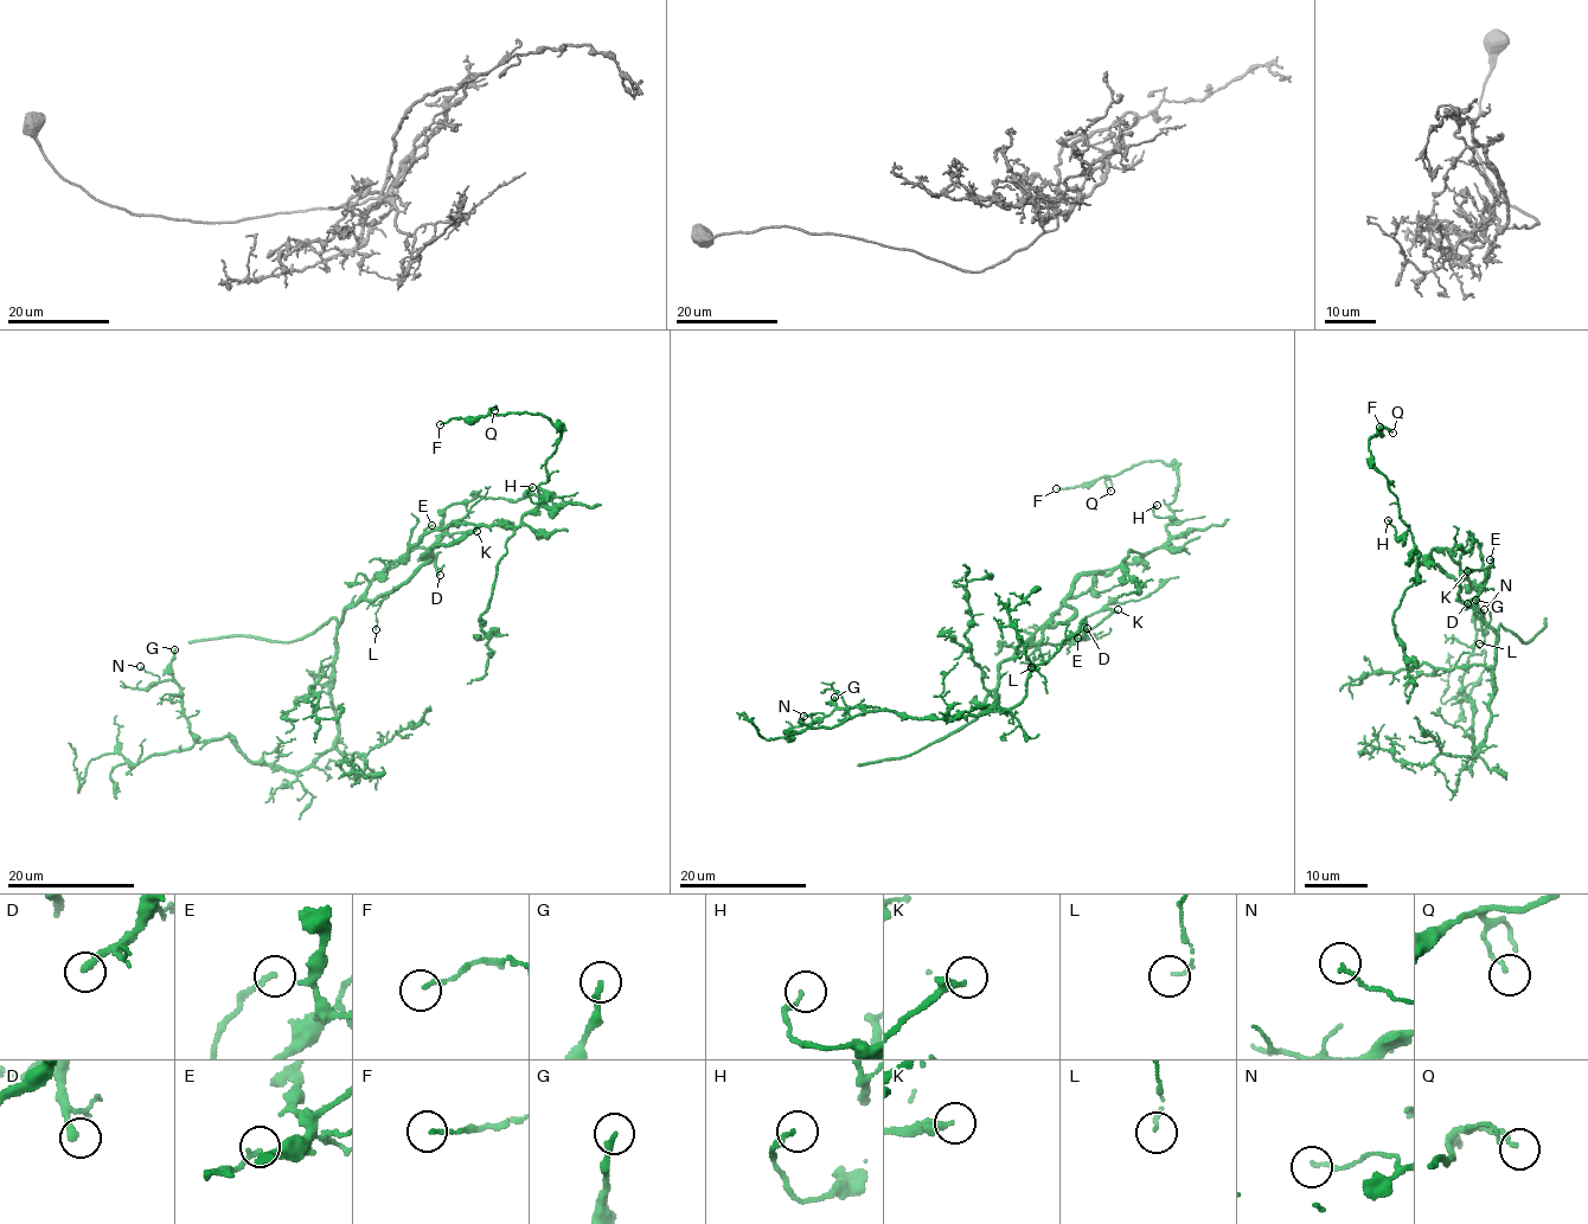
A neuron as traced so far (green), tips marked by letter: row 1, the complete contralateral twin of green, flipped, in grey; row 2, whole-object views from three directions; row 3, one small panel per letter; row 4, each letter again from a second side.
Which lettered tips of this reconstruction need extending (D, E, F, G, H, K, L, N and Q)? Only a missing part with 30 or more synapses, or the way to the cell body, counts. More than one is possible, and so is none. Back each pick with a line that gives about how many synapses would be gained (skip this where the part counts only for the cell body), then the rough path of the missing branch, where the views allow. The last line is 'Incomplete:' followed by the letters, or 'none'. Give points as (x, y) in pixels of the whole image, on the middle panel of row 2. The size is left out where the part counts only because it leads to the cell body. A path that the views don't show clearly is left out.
D: 80 syn | (1087, 628), (1061, 612), (1050, 587), (1050, 518), (1025, 499), (991, 498), (994, 479), (1004, 478)
Incomplete: D

